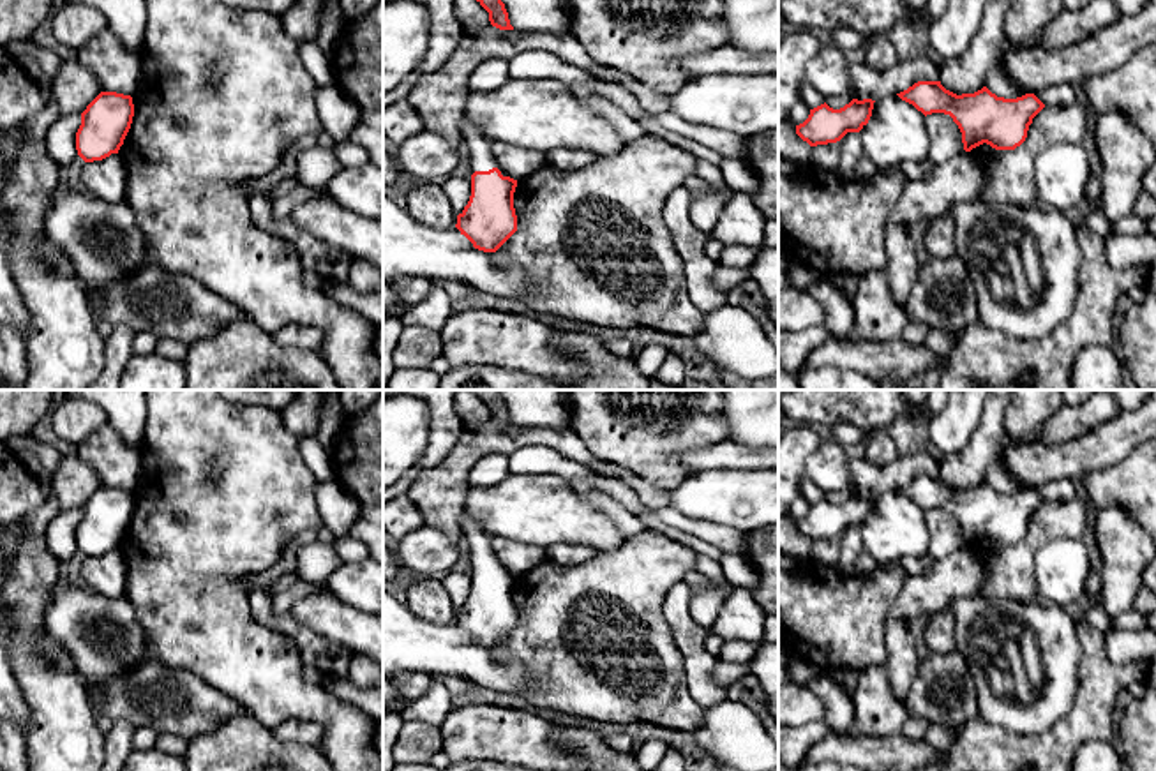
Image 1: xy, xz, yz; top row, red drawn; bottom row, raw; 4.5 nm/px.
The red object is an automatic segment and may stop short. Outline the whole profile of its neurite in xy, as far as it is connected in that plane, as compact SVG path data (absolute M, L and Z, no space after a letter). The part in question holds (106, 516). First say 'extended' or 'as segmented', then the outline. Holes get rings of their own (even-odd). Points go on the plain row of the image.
as segmented; M101 487L81 508L76 545L85 558L118 549L131 524L134 499L131 490Z

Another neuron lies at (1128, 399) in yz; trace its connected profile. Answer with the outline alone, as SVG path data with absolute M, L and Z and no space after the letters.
M1105 390L1108 392L1124 411L1135 411L1144 406L1154 390Z

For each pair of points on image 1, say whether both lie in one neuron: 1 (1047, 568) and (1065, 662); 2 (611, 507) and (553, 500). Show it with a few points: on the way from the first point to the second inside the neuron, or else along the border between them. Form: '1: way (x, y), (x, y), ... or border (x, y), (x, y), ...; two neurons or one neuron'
1: border (1038, 597), (1061, 607); two neurons
2: border (588, 501), (600, 507), (615, 521); two neurons

